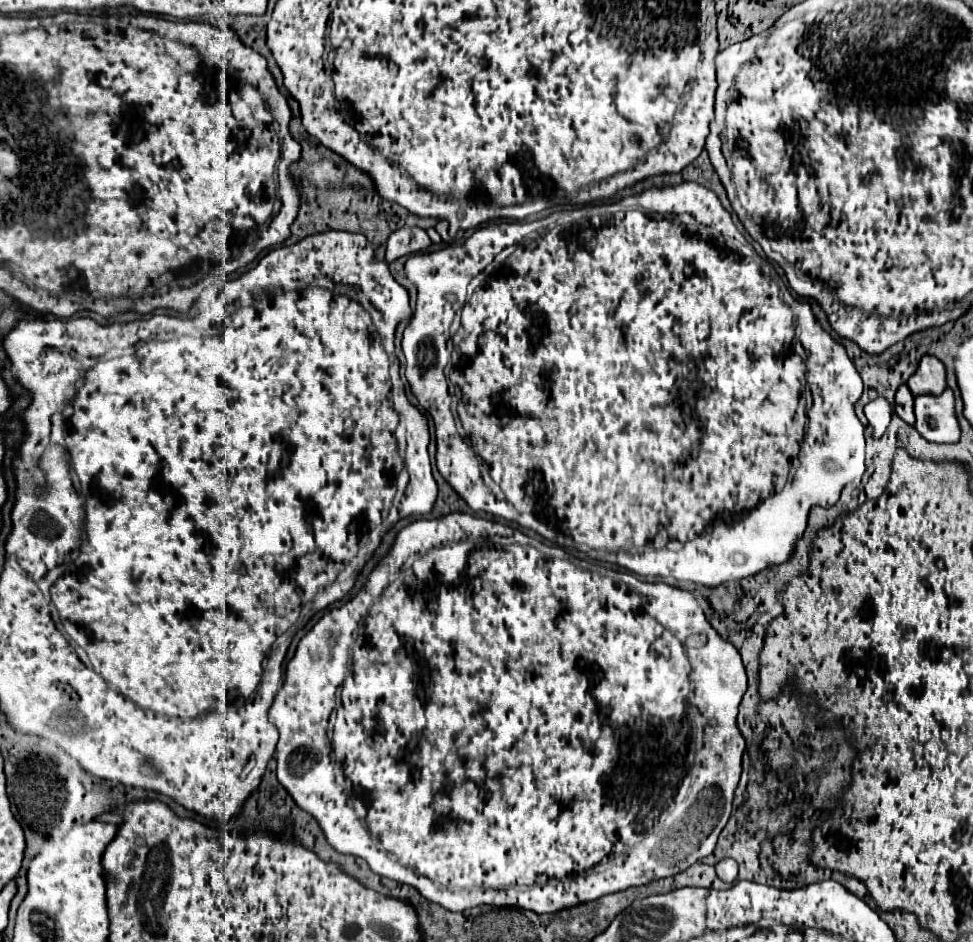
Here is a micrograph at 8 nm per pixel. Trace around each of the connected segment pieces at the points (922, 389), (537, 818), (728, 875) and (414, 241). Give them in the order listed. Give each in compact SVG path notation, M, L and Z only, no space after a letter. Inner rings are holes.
M925 356L919 362L919 368L913 374L913 378L909 378L907 386L913 390L915 396L921 396L921 394L941 394L947 388L943 362L933 358L933 356Z
M451 512L433 520L415 520L405 526L397 534L389 554L379 560L369 576L375 576L375 582L373 578L367 578L369 582L351 600L329 610L311 632L301 638L295 656L287 662L283 688L277 692L275 702L269 708L269 722L273 722L281 734L275 756L277 778L295 804L319 822L327 842L337 852L363 858L375 874L409 884L417 888L421 896L451 912L465 912L481 904L493 904L525 908L537 914L553 914L631 886L643 886L653 880L675 876L715 850L717 838L731 816L733 792L741 778L745 740L737 728L737 708L747 690L747 674L737 648L723 640L707 622L705 612L691 592L663 582L641 582L631 574L615 572L601 564L581 562L511 526L463 512ZM509 576L513 580L507 582L507 586L499 582L499 578ZM337 686L343 688L331 754L327 724L329 714L335 708ZM333 766L341 770L345 784L333 782Z
M731 858L721 860L721 862L715 866L715 870L717 870L717 876L719 876L723 882L733 882L738 875L737 863Z
M405 228L397 230L389 236L389 244L385 250L385 262L393 262L401 256L409 256L421 250L427 250L431 246L431 240L425 230L421 228Z

